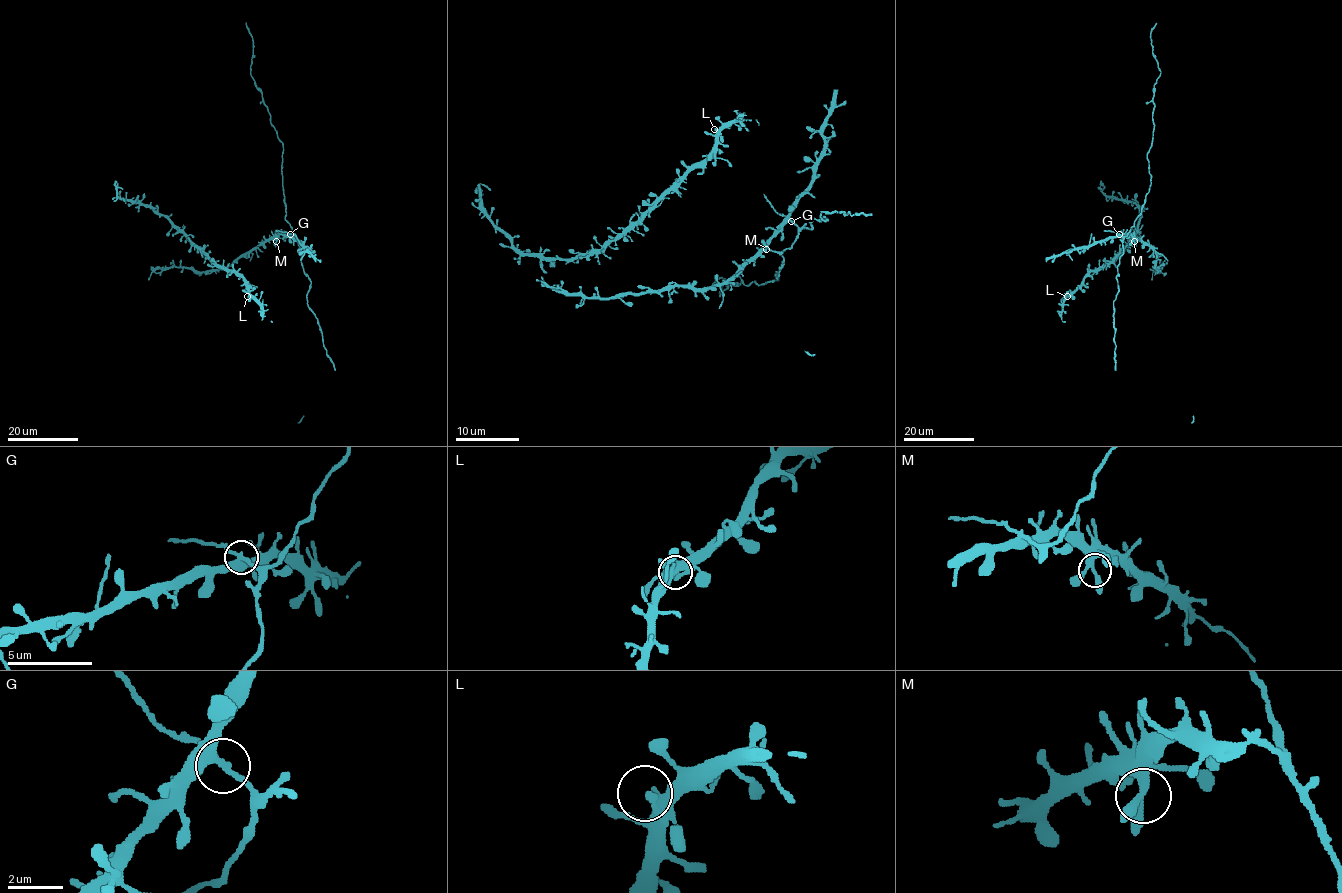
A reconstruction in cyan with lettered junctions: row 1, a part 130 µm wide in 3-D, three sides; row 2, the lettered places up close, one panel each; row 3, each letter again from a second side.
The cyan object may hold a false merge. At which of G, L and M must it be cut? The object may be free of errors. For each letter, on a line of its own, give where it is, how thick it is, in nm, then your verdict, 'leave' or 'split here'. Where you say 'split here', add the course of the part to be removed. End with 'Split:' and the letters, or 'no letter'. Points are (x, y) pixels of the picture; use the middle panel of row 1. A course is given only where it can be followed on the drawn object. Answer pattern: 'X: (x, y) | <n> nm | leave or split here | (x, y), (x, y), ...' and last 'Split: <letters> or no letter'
G: (791, 221) | 280 nm | leave
L: (714, 129) | 240 nm | leave
M: (766, 249) | 260 nm | leave
Split: no letter

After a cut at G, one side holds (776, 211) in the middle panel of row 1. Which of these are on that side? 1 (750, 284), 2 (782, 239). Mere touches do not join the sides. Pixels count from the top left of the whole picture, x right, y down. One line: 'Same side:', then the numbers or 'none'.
Same side: 1

